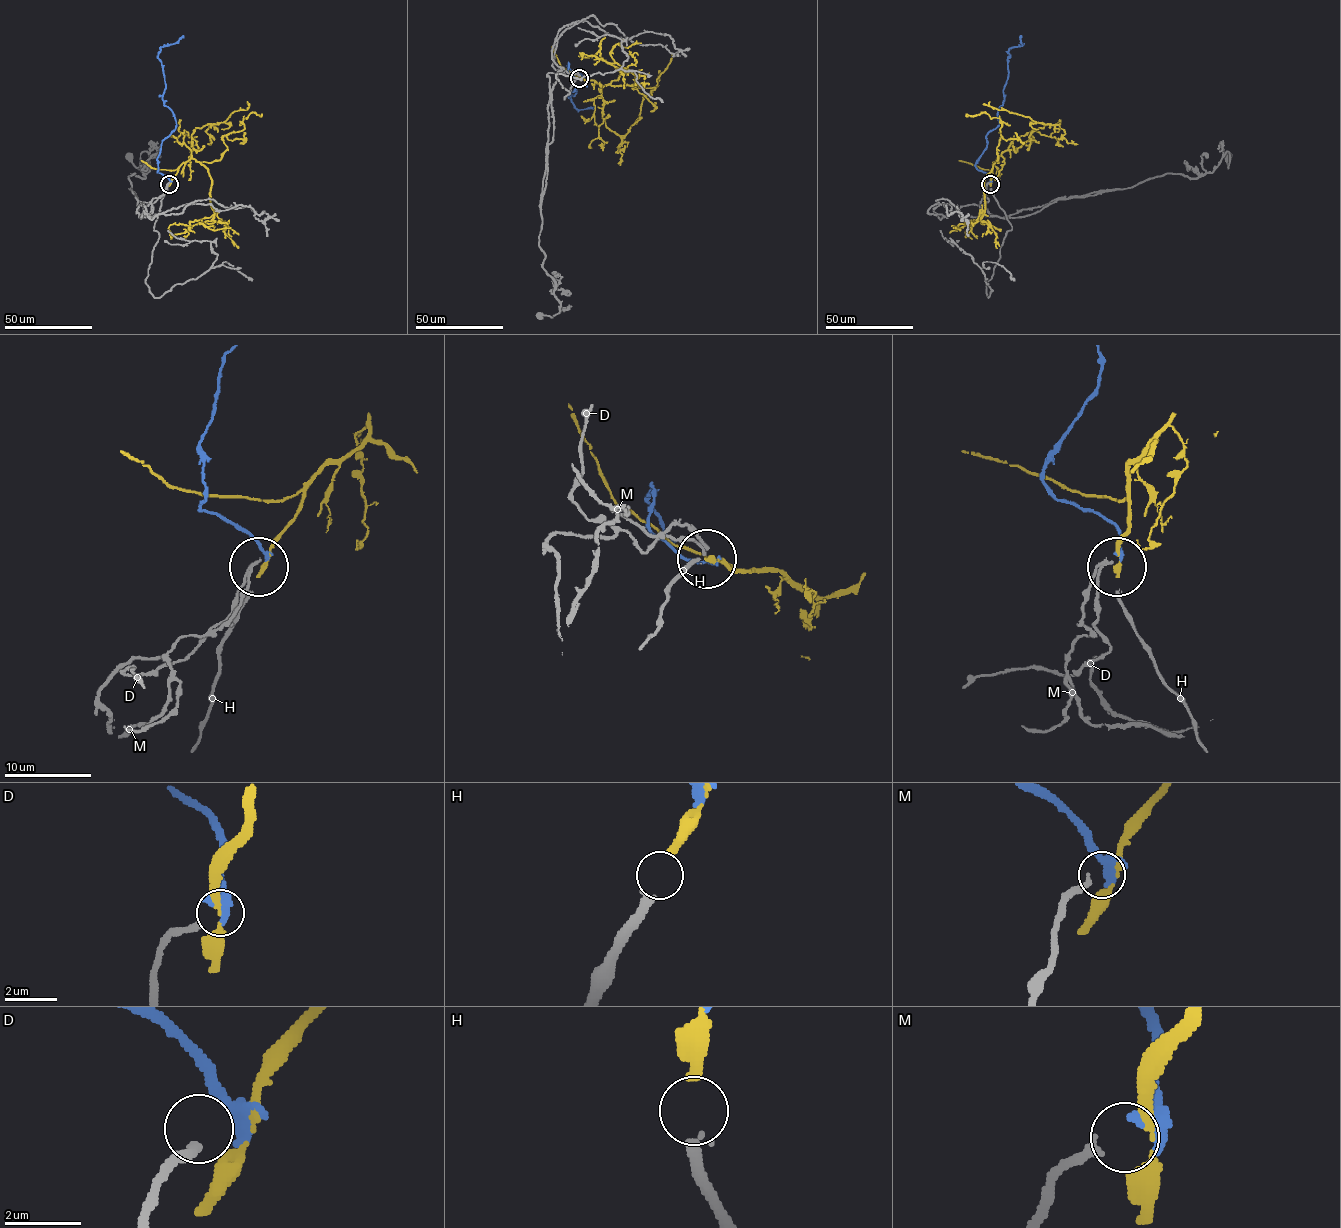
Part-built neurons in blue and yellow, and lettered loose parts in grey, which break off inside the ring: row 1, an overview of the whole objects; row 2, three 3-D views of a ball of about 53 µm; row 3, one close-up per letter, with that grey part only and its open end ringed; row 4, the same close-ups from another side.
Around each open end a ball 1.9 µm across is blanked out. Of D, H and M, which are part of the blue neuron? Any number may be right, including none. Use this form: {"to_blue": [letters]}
{"to_blue": ["M"]}

